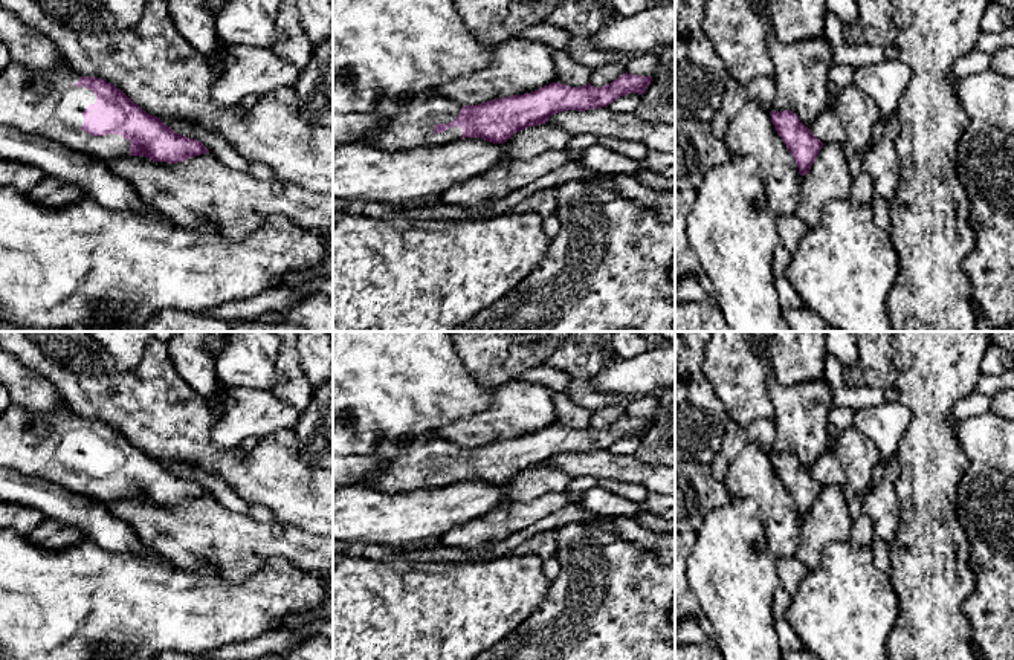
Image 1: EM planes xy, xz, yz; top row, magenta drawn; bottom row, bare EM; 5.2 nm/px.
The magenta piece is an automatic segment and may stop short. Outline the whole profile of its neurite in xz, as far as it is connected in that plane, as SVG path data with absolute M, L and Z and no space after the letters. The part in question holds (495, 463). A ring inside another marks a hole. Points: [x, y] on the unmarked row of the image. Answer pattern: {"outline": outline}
{"outline": "M623 416L608 428L570 429L551 425L534 434L512 437L478 448L460 448L443 438L412 442L388 454L382 472L367 477L360 484L385 492L435 490L464 480L481 480L504 486L515 475L545 466L553 457L567 452L596 452L608 449L629 435L643 437L652 419Z"}

